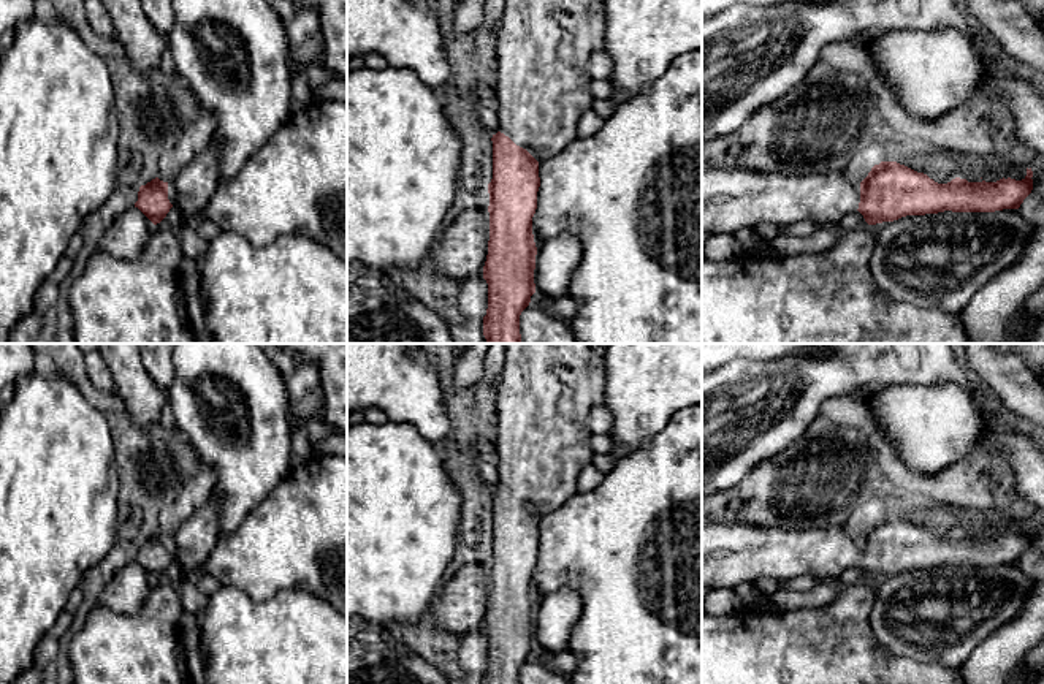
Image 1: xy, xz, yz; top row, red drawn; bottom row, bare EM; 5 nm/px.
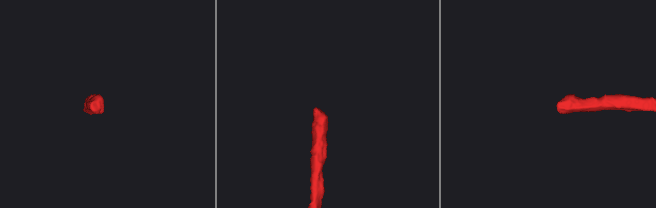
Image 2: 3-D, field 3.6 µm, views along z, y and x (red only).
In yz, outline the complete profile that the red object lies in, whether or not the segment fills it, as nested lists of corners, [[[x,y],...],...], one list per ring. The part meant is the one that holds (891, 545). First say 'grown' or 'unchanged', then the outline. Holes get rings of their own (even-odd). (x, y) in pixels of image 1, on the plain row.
grown | [[[897,516],[874,519],[868,530],[857,537],[846,527],[753,527],[746,524],[710,522],[702,526],[702,587],[735,589],[741,583],[757,584],[760,578],[772,578],[779,586],[800,575],[813,575],[821,581],[838,583],[841,573],[859,565],[868,580],[893,576],[906,570],[952,567],[995,567],[1019,564],[1033,545],[1033,526],[1027,522],[1022,535],[1000,534],[996,537],[968,537],[955,532],[938,538],[924,527],[917,527]]]

